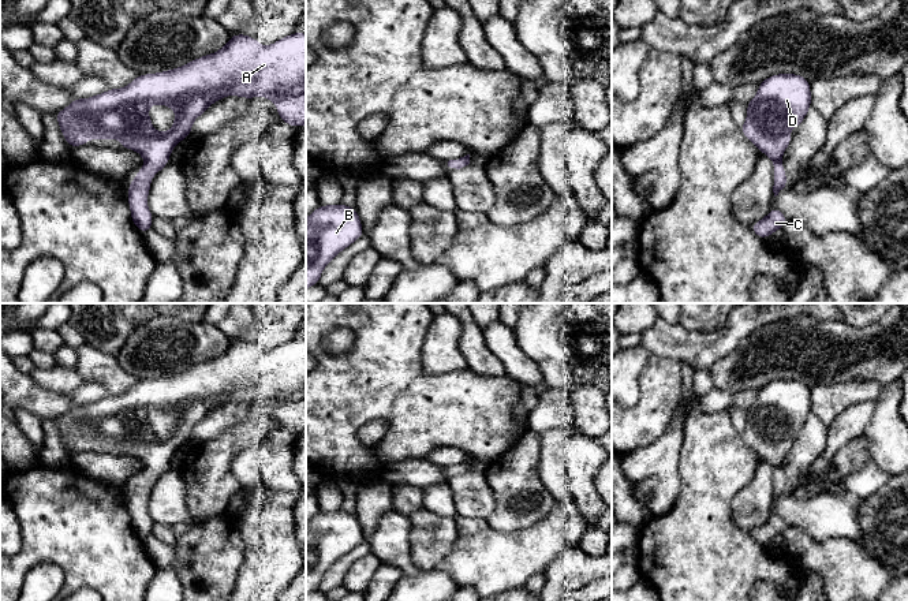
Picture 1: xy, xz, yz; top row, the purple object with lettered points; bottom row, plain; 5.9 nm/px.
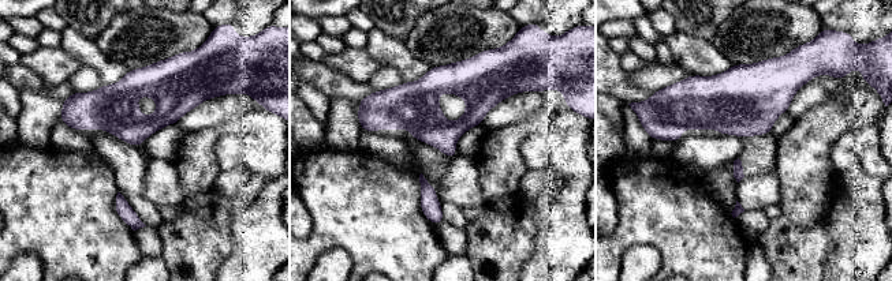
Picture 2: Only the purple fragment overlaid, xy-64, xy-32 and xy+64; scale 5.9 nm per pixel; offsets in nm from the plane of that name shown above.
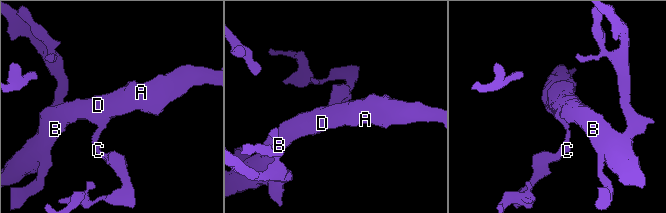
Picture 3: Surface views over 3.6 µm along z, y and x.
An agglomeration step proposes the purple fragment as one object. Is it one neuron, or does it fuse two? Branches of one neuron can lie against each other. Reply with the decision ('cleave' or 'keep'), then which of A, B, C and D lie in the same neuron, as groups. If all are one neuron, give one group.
keep | A B C D

